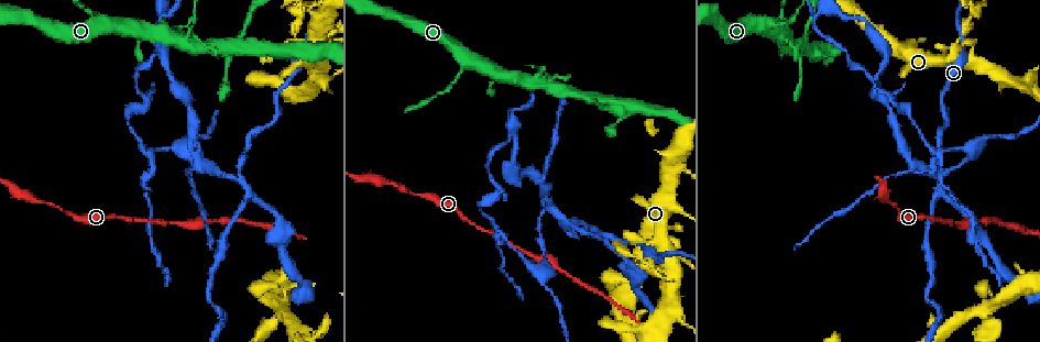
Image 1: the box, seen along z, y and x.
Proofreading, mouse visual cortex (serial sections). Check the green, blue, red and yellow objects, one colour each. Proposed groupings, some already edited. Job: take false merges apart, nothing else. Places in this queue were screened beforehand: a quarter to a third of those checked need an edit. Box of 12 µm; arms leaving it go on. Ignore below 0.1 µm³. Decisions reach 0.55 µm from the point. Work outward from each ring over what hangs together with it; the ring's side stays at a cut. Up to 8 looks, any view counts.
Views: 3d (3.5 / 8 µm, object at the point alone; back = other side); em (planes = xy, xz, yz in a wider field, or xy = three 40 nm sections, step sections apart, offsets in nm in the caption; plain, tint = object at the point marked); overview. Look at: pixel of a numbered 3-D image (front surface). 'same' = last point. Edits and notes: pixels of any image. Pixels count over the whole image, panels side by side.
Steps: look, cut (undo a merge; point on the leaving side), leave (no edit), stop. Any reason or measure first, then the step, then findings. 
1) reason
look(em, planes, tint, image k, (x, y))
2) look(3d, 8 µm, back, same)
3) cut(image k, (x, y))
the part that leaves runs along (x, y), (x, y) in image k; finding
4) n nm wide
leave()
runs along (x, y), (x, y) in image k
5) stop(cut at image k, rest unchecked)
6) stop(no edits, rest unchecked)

narrows sharply
look(3d, 3.5 µm, image 1, (241, 174))

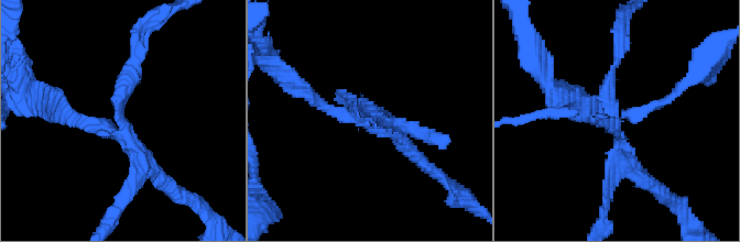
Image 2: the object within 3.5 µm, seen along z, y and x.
4 arms; arms of 150, 150, 200, 200 nm; shape alone is not enough
look(em, xy, step 3, tint, image 2, (118, 124))

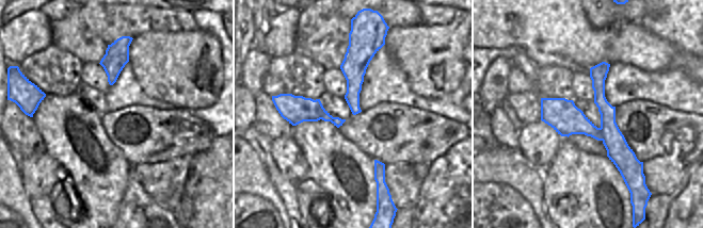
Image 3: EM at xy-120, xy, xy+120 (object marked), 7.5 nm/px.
130 nm wide
cut(image 2, (324, 107))
the part that leaves runs along (358, 113), (324, 108), (276, 68) in image 2; two cells meet here

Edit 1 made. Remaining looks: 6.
narrows sharply
look(3d, 3.5 µm, image 1, (964, 38))

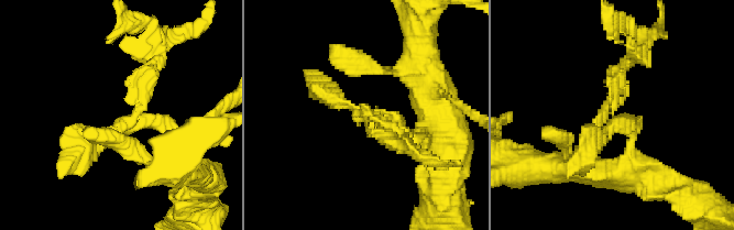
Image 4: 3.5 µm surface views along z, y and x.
need the tissue
look(em, xy, step 3, tint, image 4, (133, 108))

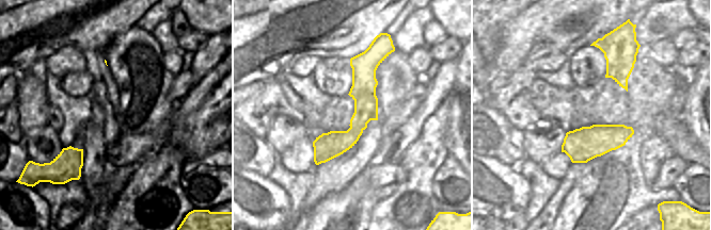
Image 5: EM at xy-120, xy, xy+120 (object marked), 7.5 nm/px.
190 nm wide
cut(image 4, (613, 77))
the part that leaves runs along (613, 112), (619, 72), (642, 48), (624, 24) in image 4; two cells meet here

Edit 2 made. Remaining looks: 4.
look(overview)

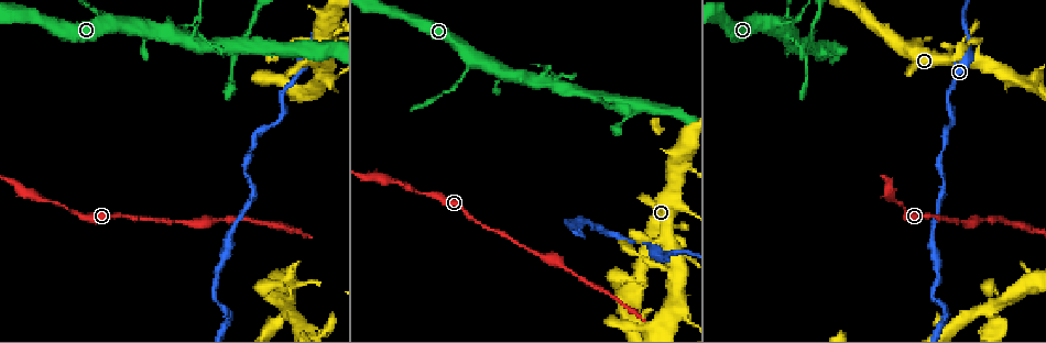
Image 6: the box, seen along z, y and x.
three arms meet
look(3d, 8 µm, image 6, (122, 24))

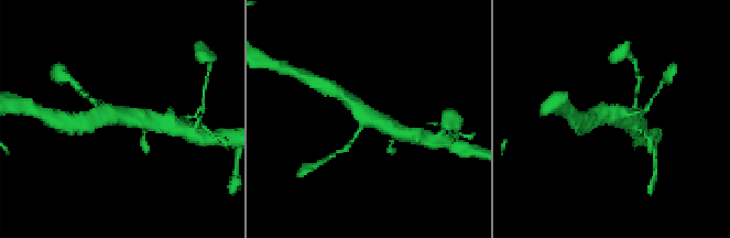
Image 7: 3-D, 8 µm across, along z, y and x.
zoom in
look(3d, 3.5 µm, image 7, (615, 114))

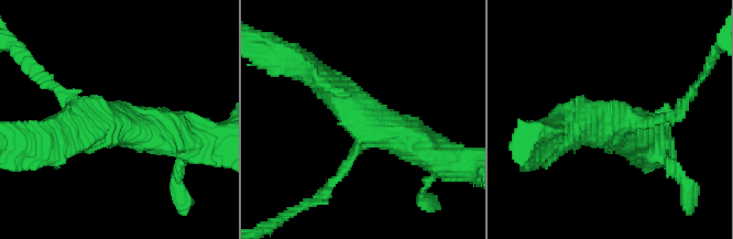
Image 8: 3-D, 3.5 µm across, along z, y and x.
arms of 150, 400, 500 nm
leave()
runs along (316, 76), (380, 127), (441, 158) in image 8; one cell here

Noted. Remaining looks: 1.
stop(cut at image 2, cut at image 4, rest unchecked)

